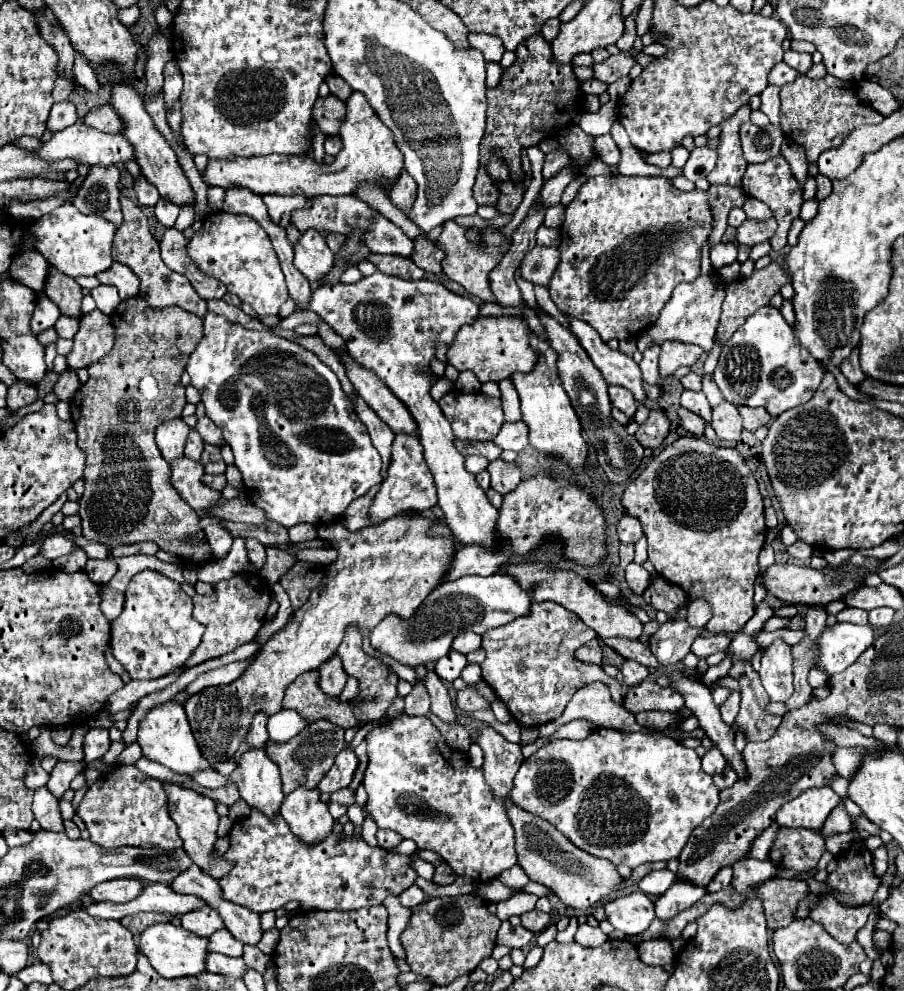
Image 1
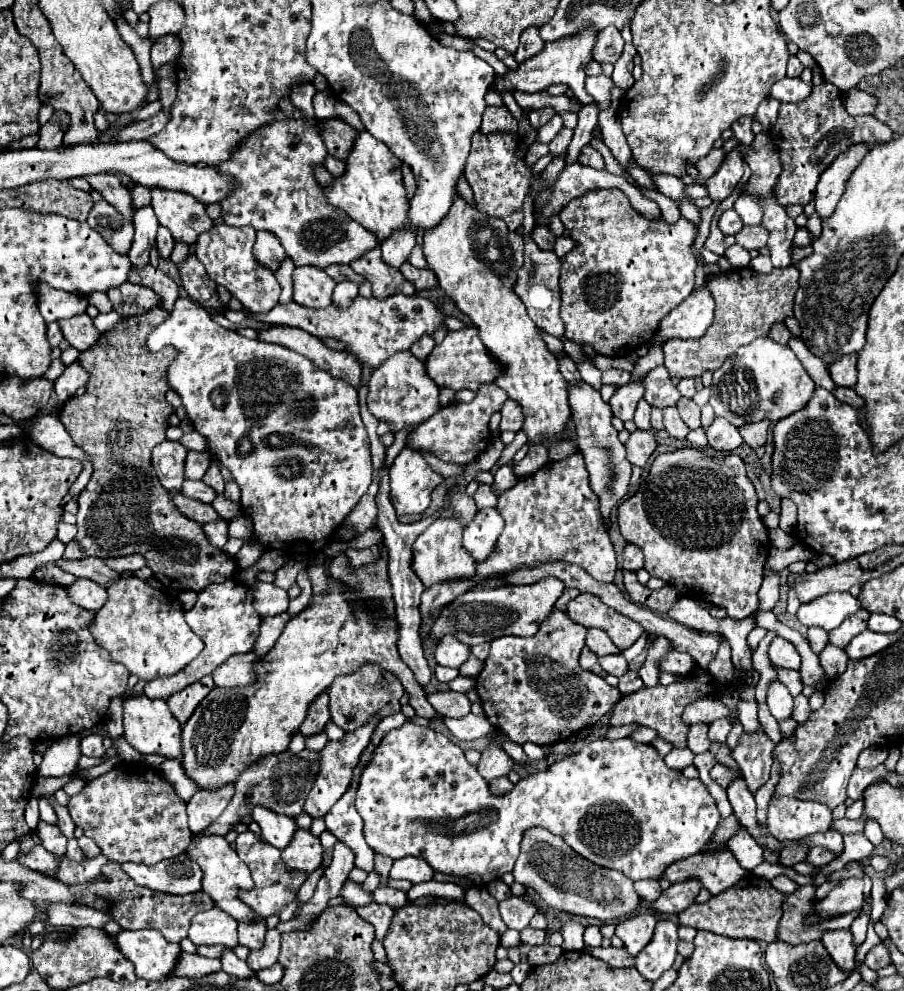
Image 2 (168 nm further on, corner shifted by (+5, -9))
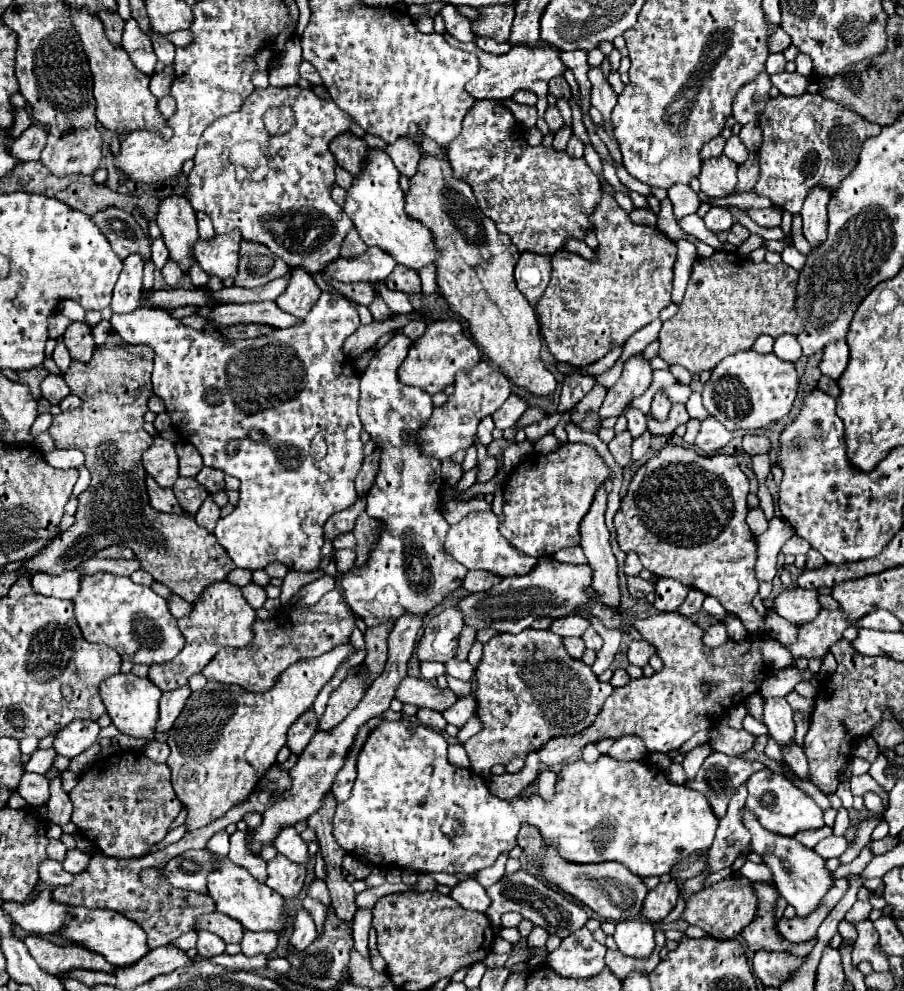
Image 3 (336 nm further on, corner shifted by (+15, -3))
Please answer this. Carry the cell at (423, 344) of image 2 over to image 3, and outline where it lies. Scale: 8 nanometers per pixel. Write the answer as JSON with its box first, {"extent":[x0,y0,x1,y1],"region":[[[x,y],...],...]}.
{"extent":[403,320,425,340],"region":[[[411,320],[405,328],[403,334],[407,334],[411,340],[417,340],[425,332],[425,322],[423,320]]]}

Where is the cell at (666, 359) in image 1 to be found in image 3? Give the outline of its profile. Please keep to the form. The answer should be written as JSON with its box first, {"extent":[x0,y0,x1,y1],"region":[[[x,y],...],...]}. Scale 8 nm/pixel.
{"extent":[659,250,805,374],"region":[[[727,250],[715,252],[711,258],[697,258],[691,270],[685,298],[679,304],[677,314],[671,320],[663,322],[663,328],[659,332],[659,356],[667,364],[681,364],[691,374],[699,374],[703,370],[713,370],[729,354],[749,350],[761,334],[767,334],[771,338],[779,338],[781,334],[799,336],[805,328],[795,310],[797,276],[799,274],[783,262],[775,266],[769,262],[755,264],[749,258],[743,258],[741,254],[733,254]]]}

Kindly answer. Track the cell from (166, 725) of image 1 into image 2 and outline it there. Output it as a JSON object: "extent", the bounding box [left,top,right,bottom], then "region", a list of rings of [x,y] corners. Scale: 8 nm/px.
{"extent":[123,696,181,758],"region":[[[147,696],[127,698],[123,702],[123,738],[139,752],[139,754],[159,754],[163,758],[181,758],[181,724],[171,714],[165,700],[151,700]]]}

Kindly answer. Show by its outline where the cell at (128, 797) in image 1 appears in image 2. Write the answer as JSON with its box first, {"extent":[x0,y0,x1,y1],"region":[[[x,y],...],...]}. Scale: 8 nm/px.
{"extent":[67,764,191,864],"region":[[[121,764],[121,768],[113,768],[87,782],[85,788],[71,798],[67,808],[75,826],[83,828],[85,836],[95,840],[107,860],[119,864],[155,864],[183,854],[191,842],[185,800],[175,794],[173,786],[169,786],[157,770],[147,768],[147,774],[141,774],[129,766],[131,764]]]}

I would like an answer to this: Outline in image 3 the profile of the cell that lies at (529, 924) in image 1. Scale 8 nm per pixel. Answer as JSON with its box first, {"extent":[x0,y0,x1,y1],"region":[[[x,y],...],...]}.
{"extent":[527,928,549,948],"region":[[[533,928],[527,938],[527,946],[529,948],[545,948],[547,938],[549,938],[549,932],[545,928]]]}

